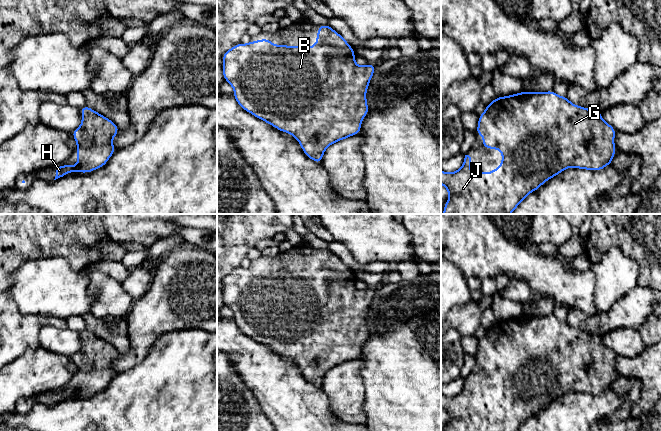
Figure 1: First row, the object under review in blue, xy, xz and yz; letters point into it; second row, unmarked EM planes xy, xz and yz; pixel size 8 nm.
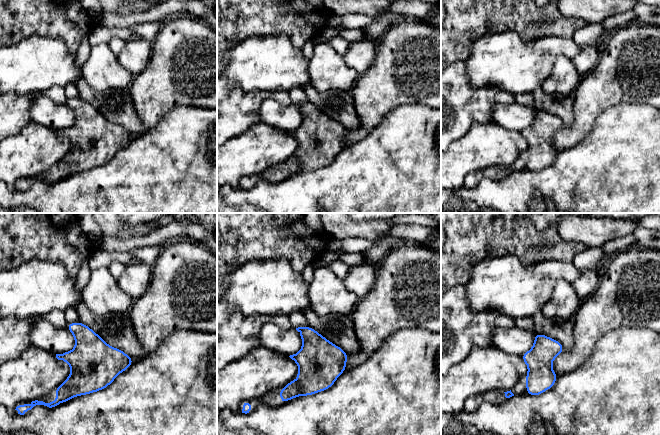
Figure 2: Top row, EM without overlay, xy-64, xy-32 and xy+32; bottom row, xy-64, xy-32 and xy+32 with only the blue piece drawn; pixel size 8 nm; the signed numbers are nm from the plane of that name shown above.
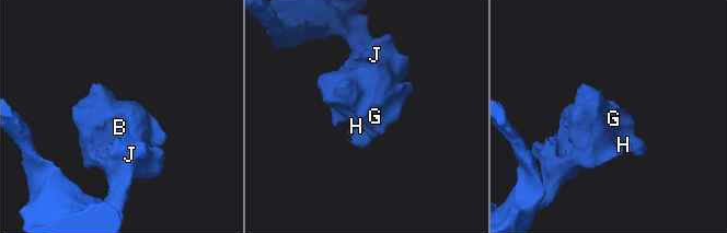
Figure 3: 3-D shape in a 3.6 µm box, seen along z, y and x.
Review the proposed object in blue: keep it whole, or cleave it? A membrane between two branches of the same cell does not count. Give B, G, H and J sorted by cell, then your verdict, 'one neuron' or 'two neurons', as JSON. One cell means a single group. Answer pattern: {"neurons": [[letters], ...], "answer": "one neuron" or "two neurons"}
{"neurons": [["B", "G", "H", "J"]], "answer": "one neuron"}

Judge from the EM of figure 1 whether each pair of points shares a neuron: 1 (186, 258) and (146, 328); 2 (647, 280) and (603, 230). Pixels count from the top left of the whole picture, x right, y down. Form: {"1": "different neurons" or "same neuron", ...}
{"1": "same neuron", "2": "same neuron"}

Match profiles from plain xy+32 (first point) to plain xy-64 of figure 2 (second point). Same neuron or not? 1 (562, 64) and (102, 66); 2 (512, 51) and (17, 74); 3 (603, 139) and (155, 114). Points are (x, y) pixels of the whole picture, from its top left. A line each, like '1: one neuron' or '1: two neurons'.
1: one neuron
2: one neuron
3: two neurons

